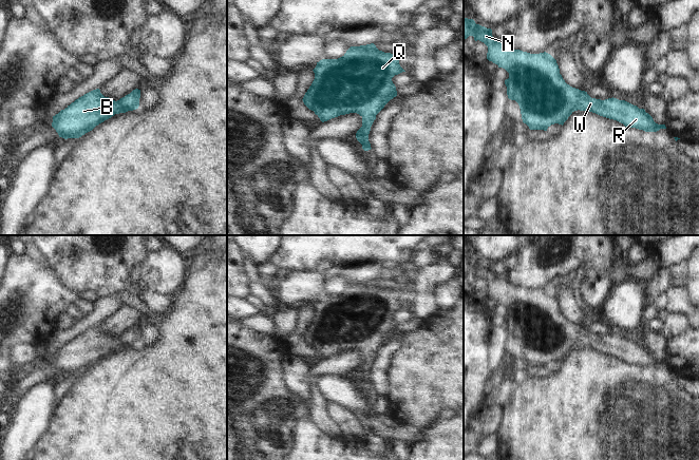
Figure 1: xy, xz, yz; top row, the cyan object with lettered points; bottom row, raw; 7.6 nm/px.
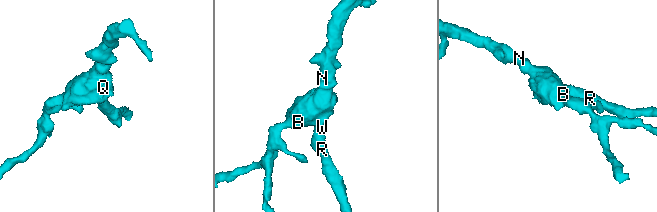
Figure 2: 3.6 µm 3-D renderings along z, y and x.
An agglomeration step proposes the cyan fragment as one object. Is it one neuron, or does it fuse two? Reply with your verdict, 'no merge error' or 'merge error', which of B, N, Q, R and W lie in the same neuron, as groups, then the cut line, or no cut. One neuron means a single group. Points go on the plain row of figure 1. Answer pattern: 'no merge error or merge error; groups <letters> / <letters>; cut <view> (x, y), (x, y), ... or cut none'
no merge error; groups B N Q R W; cut none

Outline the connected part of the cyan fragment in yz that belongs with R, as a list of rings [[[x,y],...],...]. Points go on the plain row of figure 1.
[[[464,253],[464,274],[469,272],[484,279],[488,283],[487,295],[509,309],[509,314],[505,317],[508,334],[518,340],[523,359],[530,366],[547,367],[551,361],[563,362],[578,346],[592,348],[645,368],[666,365],[665,361],[656,360],[644,345],[625,337],[613,333],[596,336],[587,328],[570,323],[550,290],[514,286],[505,275],[495,275],[491,265]]]

